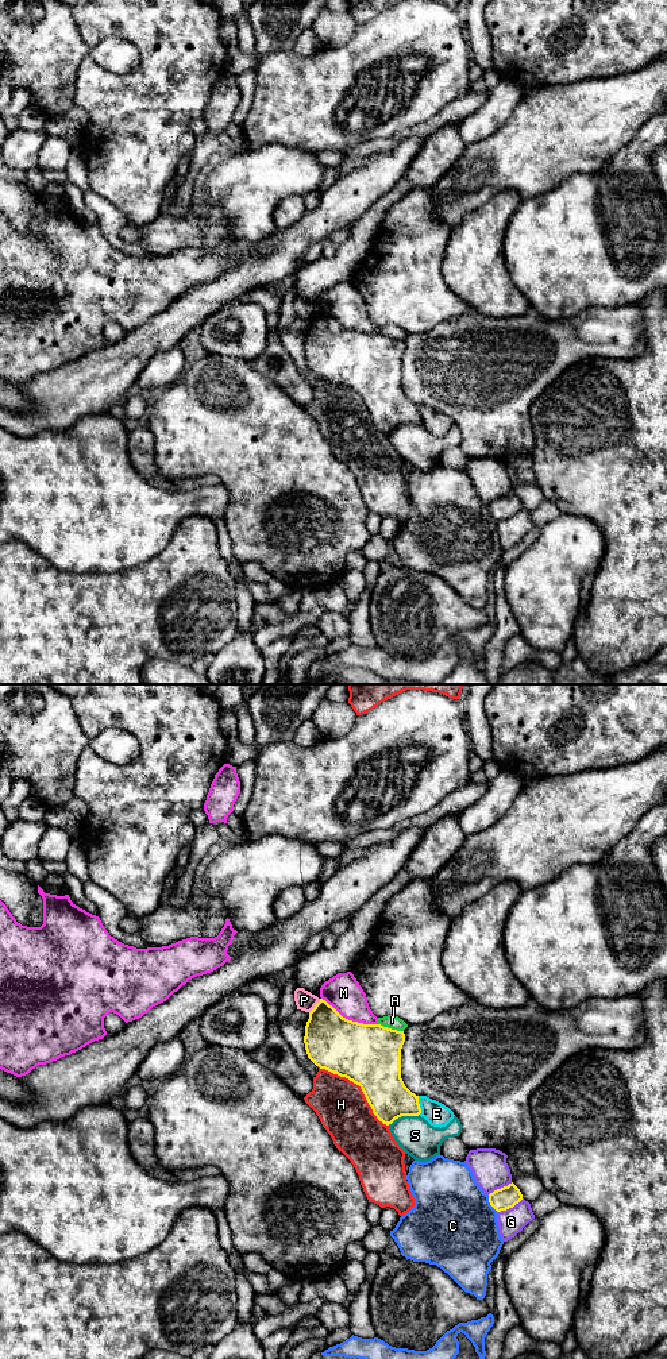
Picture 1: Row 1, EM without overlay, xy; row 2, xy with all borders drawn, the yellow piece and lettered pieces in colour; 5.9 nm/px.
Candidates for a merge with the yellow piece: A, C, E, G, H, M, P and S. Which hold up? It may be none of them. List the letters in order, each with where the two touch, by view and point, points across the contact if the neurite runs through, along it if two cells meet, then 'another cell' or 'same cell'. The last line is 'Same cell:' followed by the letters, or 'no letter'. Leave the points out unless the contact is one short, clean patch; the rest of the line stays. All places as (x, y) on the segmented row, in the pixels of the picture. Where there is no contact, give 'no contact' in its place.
A: contact xy (390, 1029); border xy (378, 1023), (403, 1031); another cell
C: contact xy (490, 1204); another cell
E: contact xy (419, 1105); another cell
G: contact xy (511, 1207); border xy (523, 1199), (498, 1212); another cell
H: contact xy (359, 1085); another cell
M: contact xy (350, 1020); another cell
P: contact xy (315, 1006); border xy (320, 999), (309, 1012); another cell
S: contact xy (403, 1115); another cell
Same cell: no letter

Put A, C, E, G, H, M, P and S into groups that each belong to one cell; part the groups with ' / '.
A / C / E / G / H / M / P / S

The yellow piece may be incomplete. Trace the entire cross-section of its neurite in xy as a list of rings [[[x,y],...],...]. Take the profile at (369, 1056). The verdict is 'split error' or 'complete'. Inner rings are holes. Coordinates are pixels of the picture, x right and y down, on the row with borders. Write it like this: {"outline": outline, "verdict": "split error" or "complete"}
{"outline": [[[323,999],[309,1012],[304,1036],[308,1058],[320,1069],[346,1077],[359,1085],[373,1113],[386,1126],[401,1116],[421,1113],[419,1096],[412,1093],[401,1078],[404,1042],[404,1031],[348,1020]]], "verdict": "complete"}

